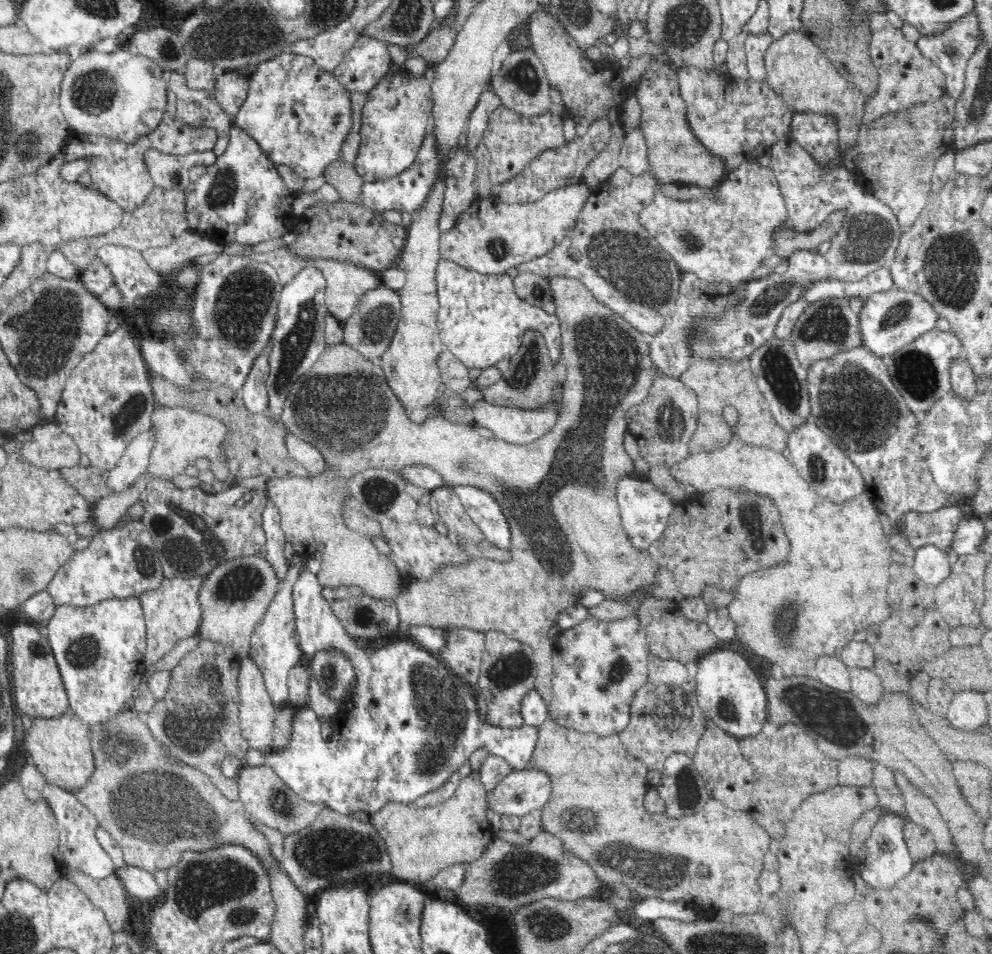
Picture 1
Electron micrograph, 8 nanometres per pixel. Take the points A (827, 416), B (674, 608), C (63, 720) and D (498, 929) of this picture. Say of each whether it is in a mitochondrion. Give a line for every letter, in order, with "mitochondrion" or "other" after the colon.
A: mitochondrion
B: other
C: other
D: mitochondrion

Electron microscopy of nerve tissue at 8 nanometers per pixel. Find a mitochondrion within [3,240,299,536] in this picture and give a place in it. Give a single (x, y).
(44, 341)

